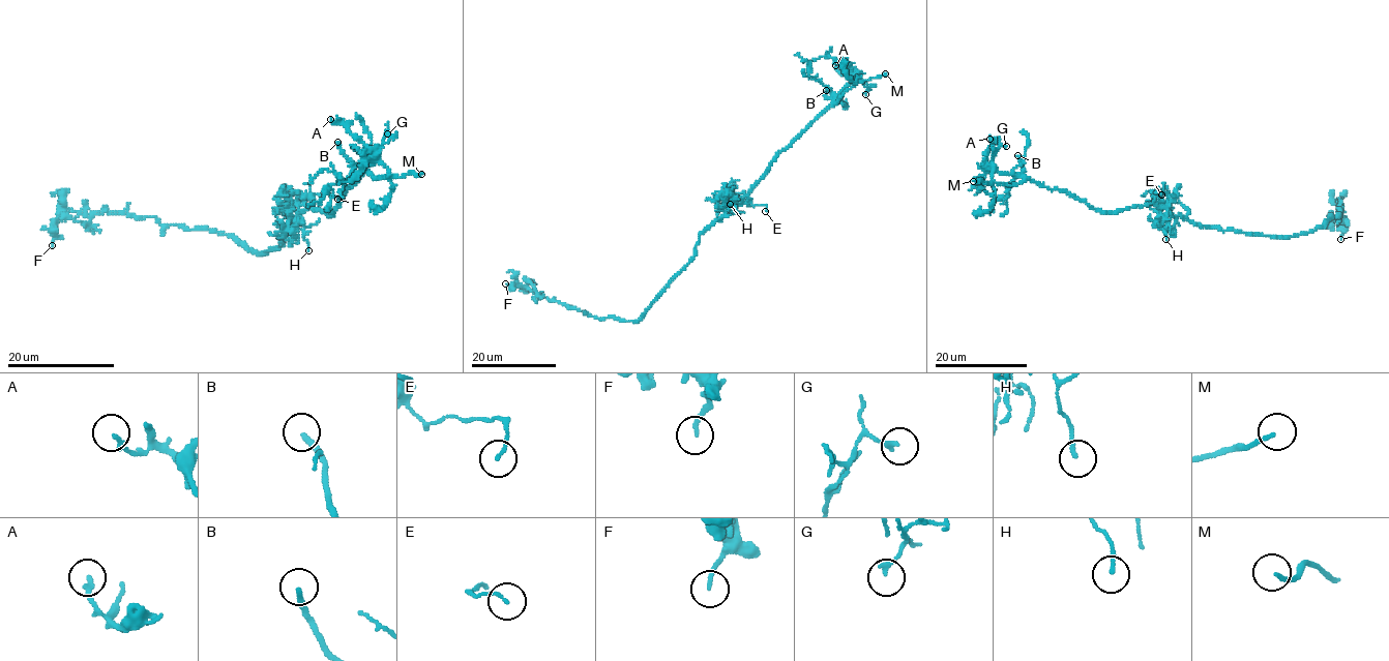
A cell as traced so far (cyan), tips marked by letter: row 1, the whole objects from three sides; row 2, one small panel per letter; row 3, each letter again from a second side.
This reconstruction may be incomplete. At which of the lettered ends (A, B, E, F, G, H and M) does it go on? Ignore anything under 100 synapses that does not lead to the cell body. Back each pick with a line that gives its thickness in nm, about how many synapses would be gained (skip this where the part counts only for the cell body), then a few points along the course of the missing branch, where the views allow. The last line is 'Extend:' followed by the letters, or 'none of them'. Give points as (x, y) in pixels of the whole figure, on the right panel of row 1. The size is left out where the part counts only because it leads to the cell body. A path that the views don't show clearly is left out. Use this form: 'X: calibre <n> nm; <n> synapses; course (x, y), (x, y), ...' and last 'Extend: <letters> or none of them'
M: calibre 160 nm; course (973, 181), (967, 174), (956, 179), (954, 186)
Extend: M

